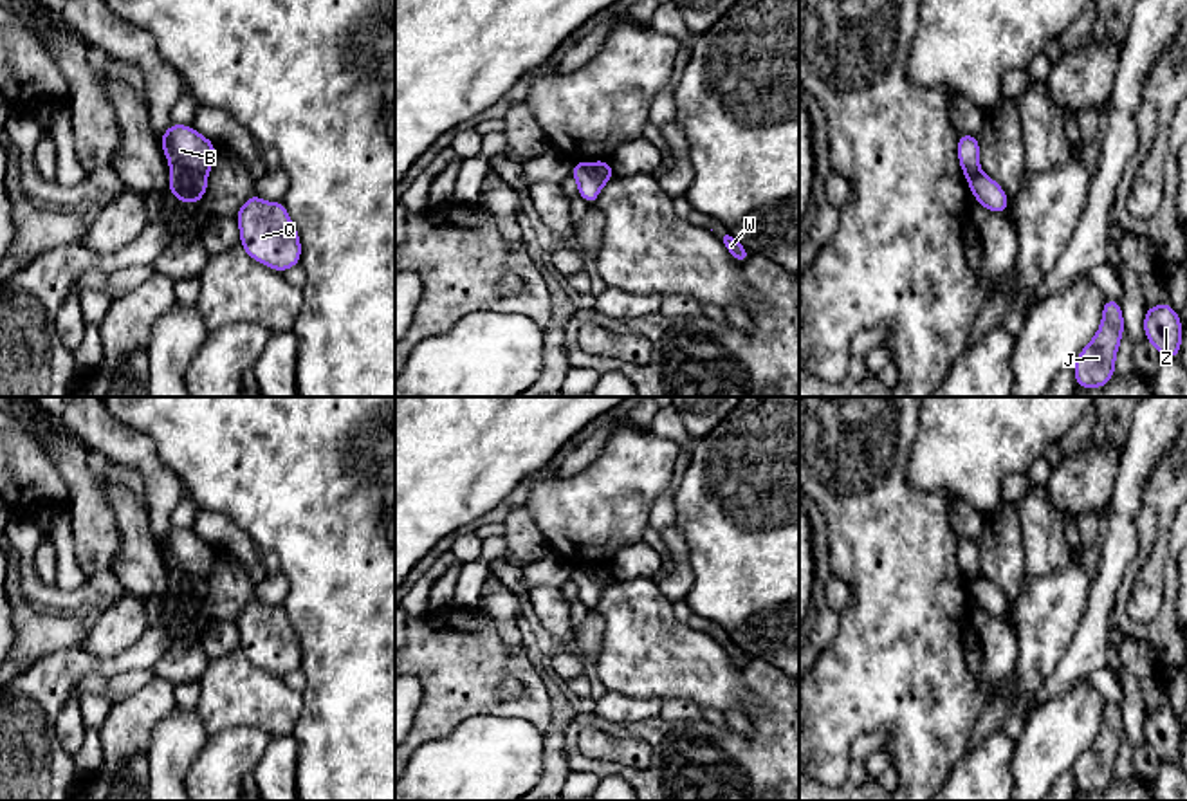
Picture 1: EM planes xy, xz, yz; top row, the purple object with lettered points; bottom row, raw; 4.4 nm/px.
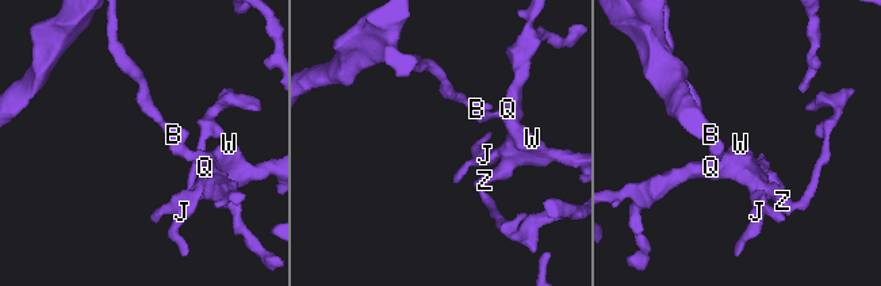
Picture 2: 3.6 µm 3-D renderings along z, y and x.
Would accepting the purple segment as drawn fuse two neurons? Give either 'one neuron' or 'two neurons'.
two neurons

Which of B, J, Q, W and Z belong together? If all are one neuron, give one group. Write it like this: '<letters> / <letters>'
B / J Q W Z

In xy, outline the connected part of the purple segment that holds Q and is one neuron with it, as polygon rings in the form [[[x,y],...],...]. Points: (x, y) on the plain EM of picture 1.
[[[254,597],[235,624],[240,630],[240,649],[253,664],[278,677],[299,668],[299,639],[283,606],[265,606]]]

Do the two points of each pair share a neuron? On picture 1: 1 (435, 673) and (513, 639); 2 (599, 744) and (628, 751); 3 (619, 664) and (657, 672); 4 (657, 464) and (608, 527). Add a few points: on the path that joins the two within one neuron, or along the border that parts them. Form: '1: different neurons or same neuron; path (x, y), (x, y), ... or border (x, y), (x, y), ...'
1: different neurons; border (484, 608), (491, 616), (502, 643)
2: same neuron; path (607, 747), (621, 749)
3: same neuron; path (628, 664), (648, 668)
4: same neuron; path (637, 464), (607, 495), (607, 507)

